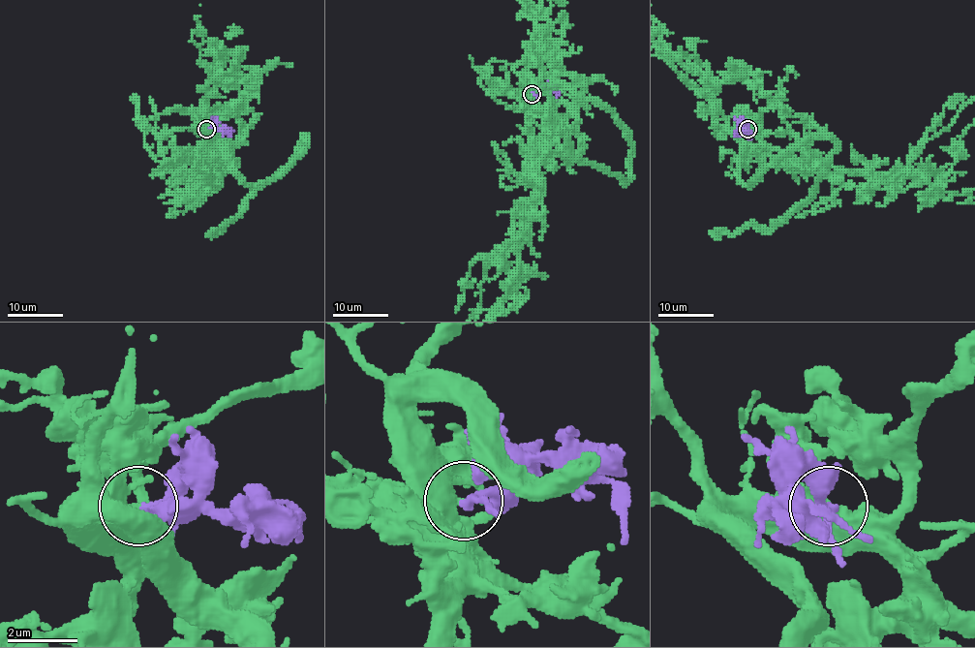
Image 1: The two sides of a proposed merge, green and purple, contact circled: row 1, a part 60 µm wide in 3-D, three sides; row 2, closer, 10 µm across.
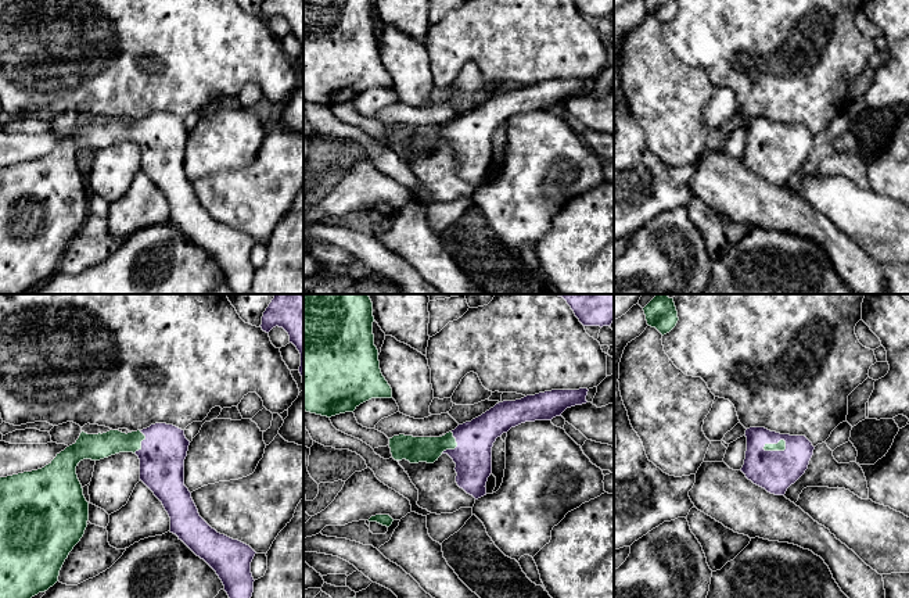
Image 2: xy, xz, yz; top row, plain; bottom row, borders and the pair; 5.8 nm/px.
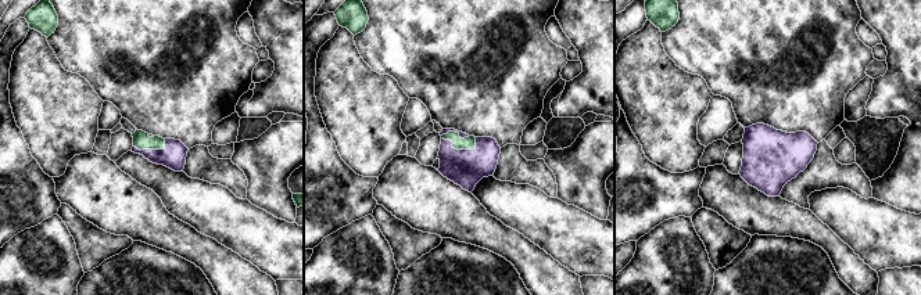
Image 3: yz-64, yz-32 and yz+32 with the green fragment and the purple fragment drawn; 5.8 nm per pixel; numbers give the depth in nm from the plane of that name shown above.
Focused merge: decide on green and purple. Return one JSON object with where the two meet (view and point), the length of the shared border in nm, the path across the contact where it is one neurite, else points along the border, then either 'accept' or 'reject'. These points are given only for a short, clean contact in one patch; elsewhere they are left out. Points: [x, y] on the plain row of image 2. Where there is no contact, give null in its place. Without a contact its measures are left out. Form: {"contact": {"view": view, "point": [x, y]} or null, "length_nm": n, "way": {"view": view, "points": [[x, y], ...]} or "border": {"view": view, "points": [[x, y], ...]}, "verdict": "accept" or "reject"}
{"contact": {"view": "yz", "point": [773, 133]}, "length_nm": 150, "way": {"view": "yz", "points": [[780, 135], [773, 133], [764, 138], [775, 160]]}, "verdict": "accept"}

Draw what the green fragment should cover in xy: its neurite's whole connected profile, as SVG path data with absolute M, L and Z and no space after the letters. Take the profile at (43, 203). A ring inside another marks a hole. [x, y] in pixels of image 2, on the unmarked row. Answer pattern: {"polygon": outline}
{"polygon": "M166 112L122 122L80 122L75 133L44 157L0 166L0 294L24 294L58 271L60 259L87 216L89 191L83 185L76 155L83 148L100 150L119 142L133 142L140 148L140 169L162 191L176 223L197 246L219 265L234 294L251 294L254 266L251 251L255 240L212 218L198 203L191 182L184 175L184 148L190 130L184 119Z"}

